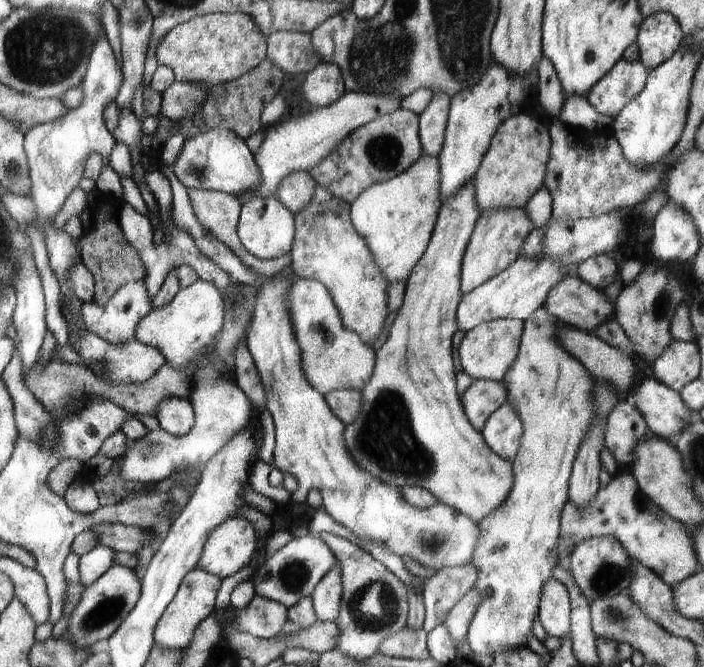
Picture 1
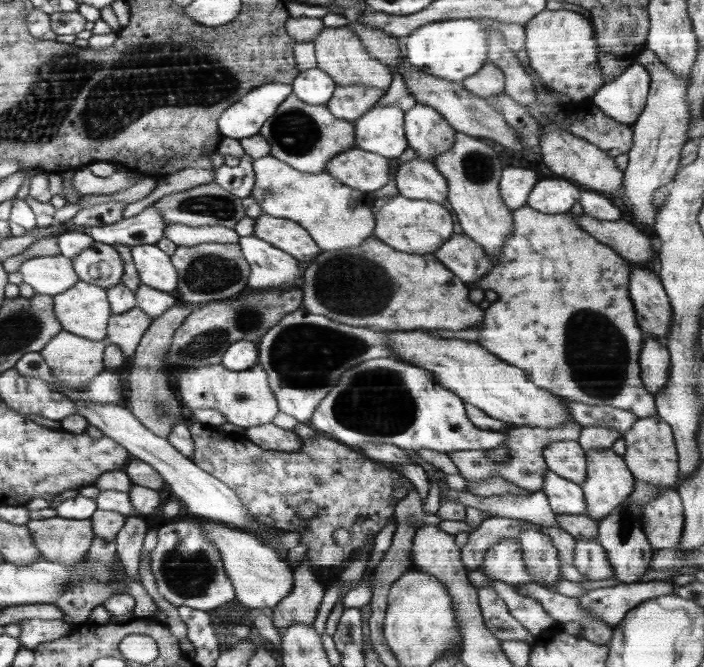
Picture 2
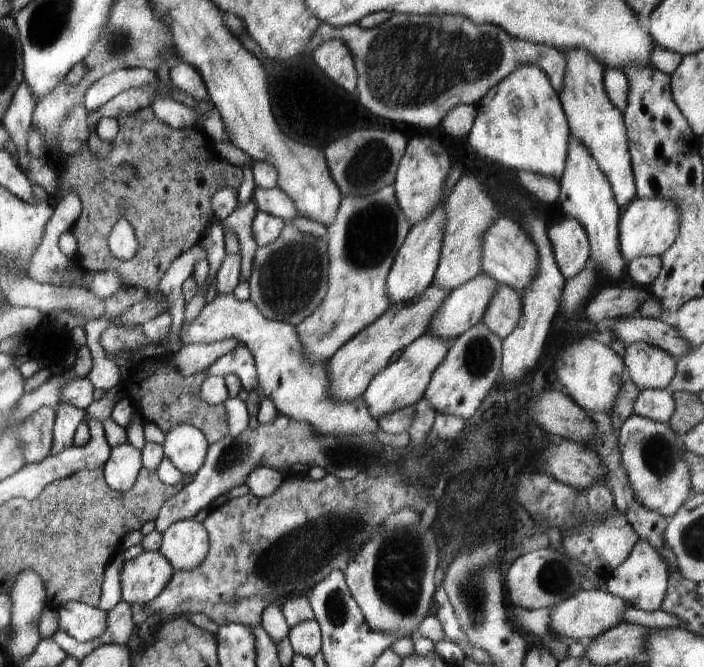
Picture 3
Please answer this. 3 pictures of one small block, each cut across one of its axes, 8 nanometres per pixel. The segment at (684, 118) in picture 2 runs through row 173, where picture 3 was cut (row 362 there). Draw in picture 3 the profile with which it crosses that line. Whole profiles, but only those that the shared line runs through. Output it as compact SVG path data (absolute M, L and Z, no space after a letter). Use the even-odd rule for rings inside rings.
M634 342L625 346L626 377L637 384L640 391L667 390L676 372L677 358L646 342Z

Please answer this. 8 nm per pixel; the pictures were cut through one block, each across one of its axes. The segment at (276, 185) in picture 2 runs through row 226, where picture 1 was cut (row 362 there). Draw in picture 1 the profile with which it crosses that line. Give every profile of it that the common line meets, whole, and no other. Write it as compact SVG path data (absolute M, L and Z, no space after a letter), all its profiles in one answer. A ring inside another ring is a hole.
M295 277L290 293L286 296L286 308L292 318L298 346L302 350L302 366L310 386L322 396L336 389L364 390L373 378L376 351L344 326L326 286L318 280Z

